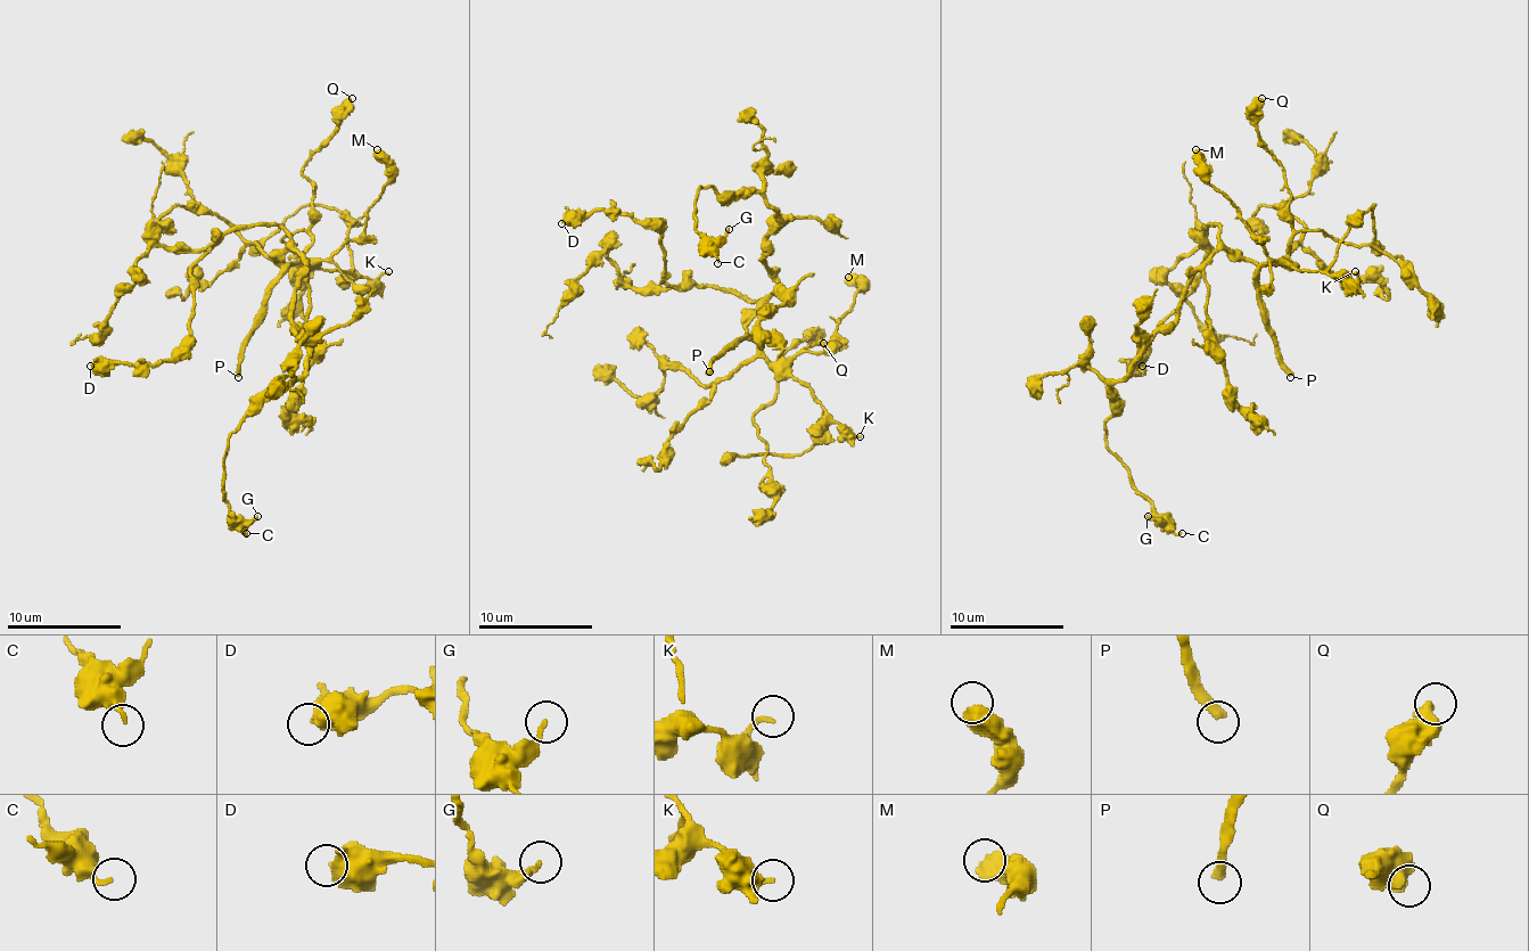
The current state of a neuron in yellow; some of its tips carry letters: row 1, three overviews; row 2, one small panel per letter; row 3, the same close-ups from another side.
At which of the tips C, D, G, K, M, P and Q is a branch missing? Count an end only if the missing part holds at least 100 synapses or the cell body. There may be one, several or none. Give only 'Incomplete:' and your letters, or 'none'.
Incomplete: P

